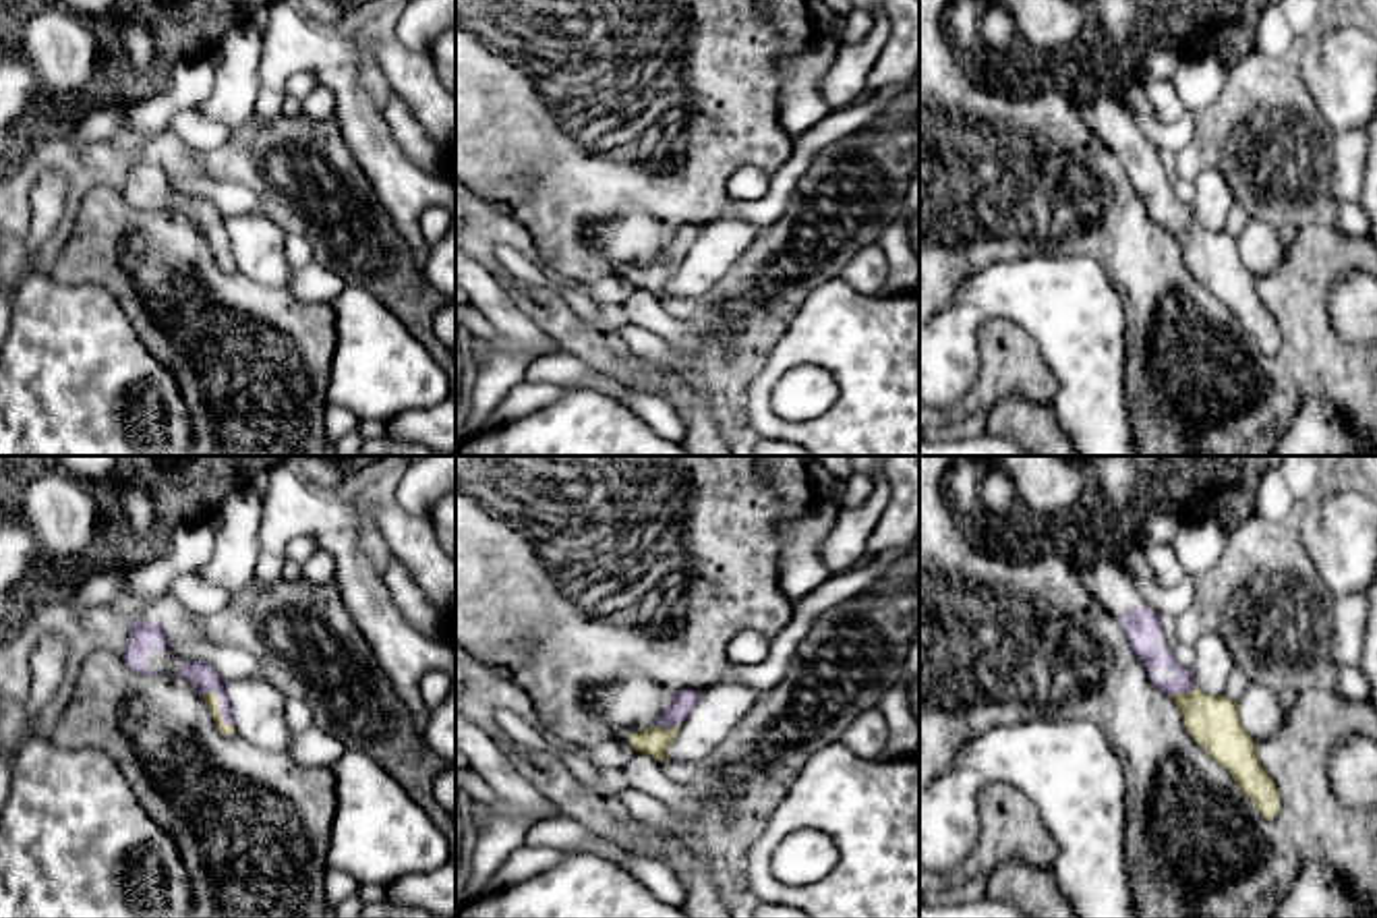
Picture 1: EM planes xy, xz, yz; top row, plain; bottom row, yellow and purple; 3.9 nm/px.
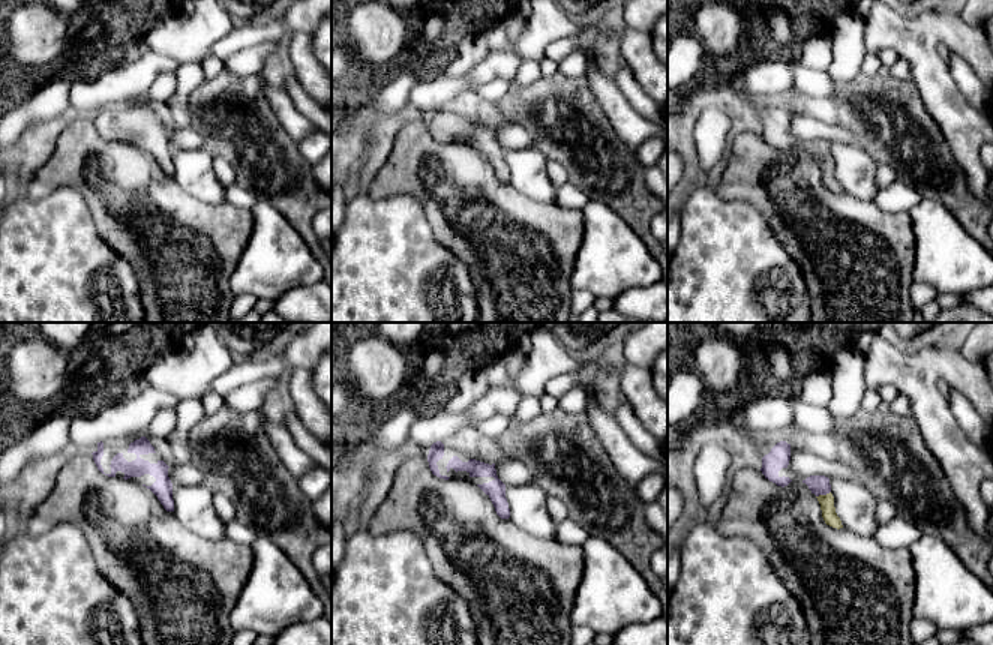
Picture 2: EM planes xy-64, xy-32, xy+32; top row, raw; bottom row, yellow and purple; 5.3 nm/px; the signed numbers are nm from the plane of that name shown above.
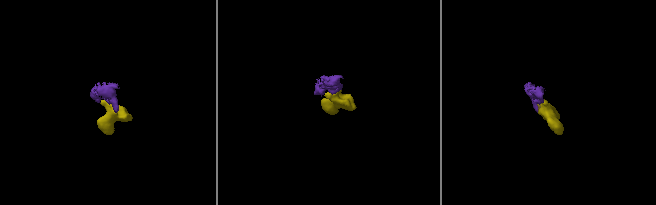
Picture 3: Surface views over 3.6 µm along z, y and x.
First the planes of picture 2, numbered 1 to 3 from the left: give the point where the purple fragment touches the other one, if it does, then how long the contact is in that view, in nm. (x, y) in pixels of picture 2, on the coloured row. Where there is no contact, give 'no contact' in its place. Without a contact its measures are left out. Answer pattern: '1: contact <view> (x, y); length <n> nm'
1: no contact
2: no contact
3: contact xy+32 (822, 495); length 90 nm

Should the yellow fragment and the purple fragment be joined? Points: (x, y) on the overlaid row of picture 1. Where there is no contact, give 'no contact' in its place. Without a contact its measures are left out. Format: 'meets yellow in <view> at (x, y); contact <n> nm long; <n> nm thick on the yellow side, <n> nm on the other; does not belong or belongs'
meets yellow in xy at (218, 709); contact 190 nm long; 50 nm thick on the yellow side, 110 nm on the other; belongs

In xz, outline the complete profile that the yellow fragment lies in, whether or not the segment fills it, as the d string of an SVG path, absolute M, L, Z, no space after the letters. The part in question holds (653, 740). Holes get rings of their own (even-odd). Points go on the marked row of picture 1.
M685 688L675 694L673 702L656 717L654 725L642 731L632 731L627 742L634 752L648 754L665 763L665 750L677 736L681 723L690 717L700 700L700 690Z

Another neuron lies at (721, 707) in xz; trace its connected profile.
M729 661L719 684L700 692L700 700L665 750L665 761L698 765L752 709L758 690L743 684L739 663Z

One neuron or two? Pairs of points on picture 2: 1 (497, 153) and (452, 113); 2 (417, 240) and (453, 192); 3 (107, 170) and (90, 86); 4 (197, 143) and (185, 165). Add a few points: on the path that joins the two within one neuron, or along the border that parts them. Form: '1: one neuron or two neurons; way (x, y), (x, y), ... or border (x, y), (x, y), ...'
1: one neuron; way (486, 143), (462, 123)
2: two neurons; border (410, 194), (420, 204), (434, 236), (450, 252)
3: two neurons; border (69, 114), (90, 117)
4: two neurons; border (201, 147), (173, 150)

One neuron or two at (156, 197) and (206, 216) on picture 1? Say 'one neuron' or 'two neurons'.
one neuron

